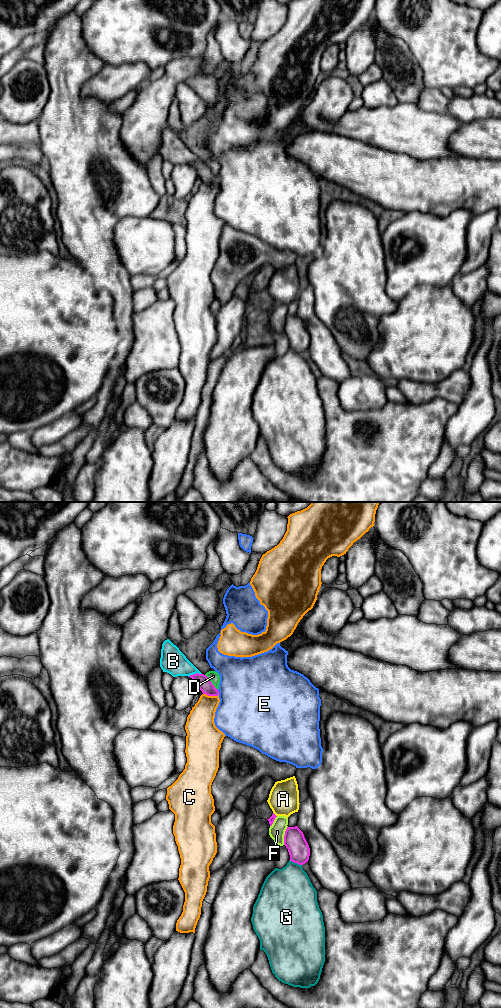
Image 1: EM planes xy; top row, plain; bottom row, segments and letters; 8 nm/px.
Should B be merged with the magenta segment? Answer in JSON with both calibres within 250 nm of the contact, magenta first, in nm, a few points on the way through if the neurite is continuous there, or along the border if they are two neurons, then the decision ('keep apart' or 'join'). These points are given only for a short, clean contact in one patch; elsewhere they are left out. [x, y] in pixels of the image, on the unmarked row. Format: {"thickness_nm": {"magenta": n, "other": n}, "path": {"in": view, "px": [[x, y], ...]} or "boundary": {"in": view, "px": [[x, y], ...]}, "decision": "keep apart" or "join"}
{"thickness_nm": {"magenta": 110, "other": 200}, "boundary": {"in": "xy", "px": [[201, 161], [193, 161], [188, 164]]}, "decision": "keep apart"}

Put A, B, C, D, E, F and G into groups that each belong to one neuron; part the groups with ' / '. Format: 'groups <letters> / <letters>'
groups A / B D / C F / E / G

